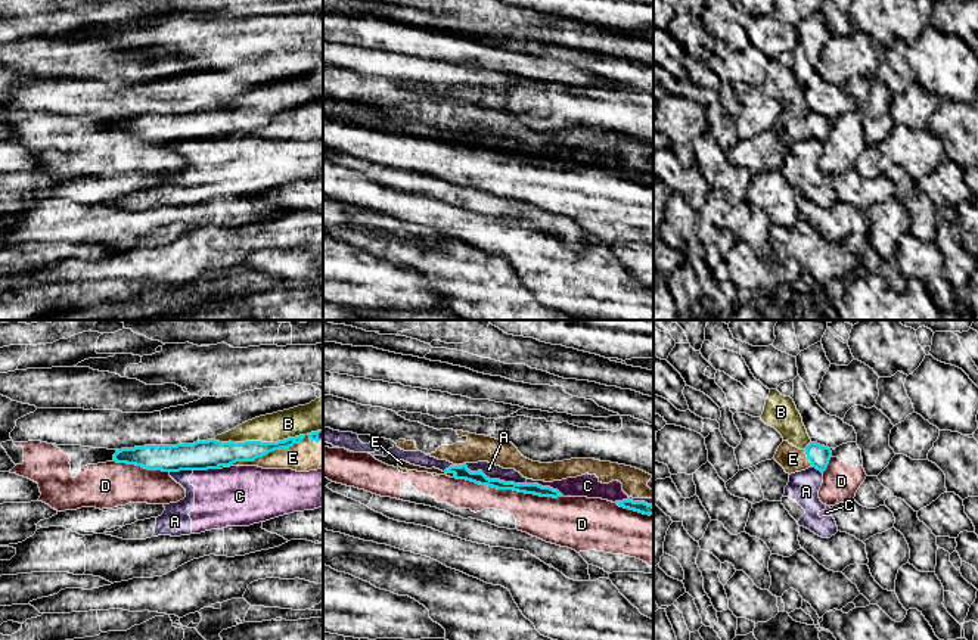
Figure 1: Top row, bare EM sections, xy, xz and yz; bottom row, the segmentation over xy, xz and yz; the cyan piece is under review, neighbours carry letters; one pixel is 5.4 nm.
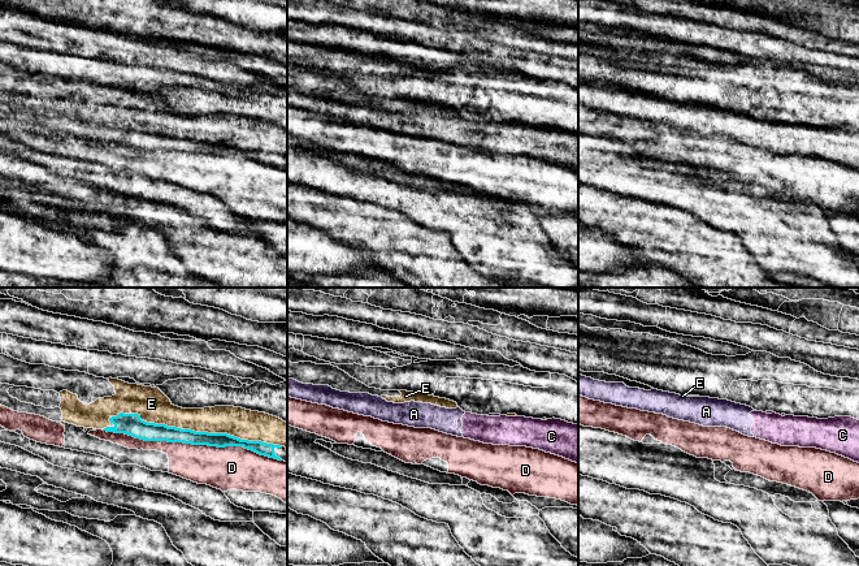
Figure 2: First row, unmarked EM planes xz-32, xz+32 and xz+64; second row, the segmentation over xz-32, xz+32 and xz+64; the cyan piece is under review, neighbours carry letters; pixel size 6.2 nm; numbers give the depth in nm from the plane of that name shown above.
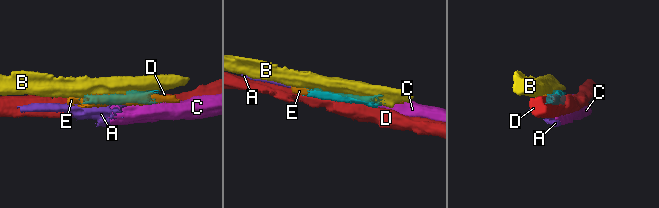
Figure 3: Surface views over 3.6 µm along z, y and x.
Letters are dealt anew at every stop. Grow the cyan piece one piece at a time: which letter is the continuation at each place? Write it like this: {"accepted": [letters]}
{"accepted": ["E"]}

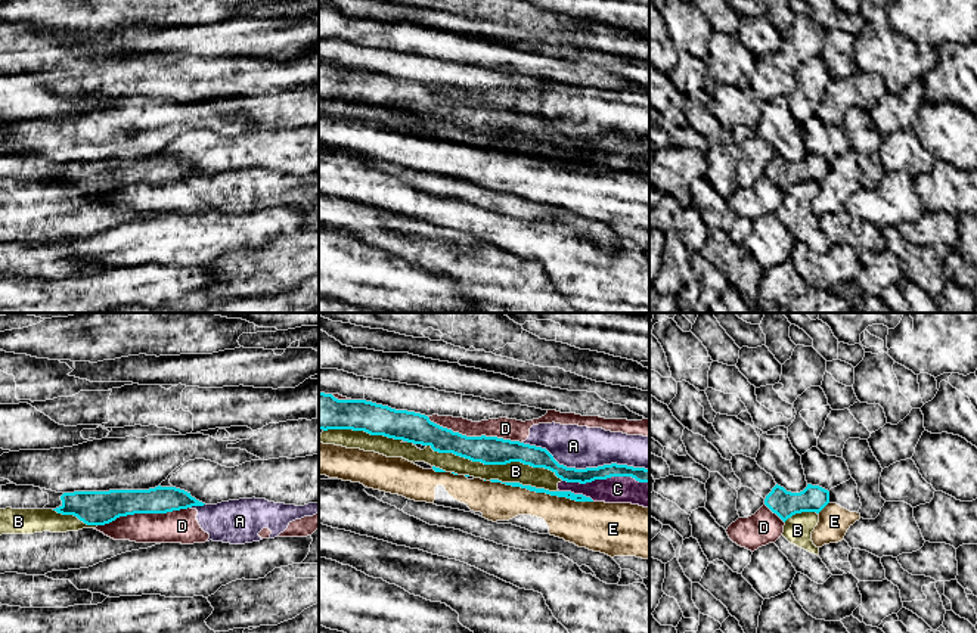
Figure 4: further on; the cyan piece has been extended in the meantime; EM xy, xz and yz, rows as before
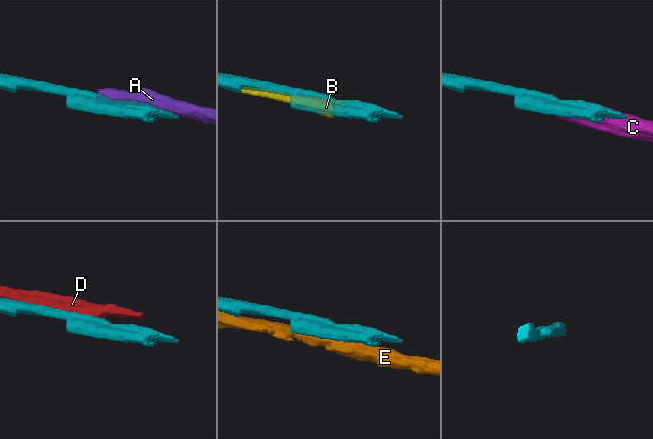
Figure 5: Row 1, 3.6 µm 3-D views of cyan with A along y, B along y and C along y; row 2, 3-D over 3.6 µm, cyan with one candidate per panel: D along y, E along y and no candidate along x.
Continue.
{"accepted": []}

